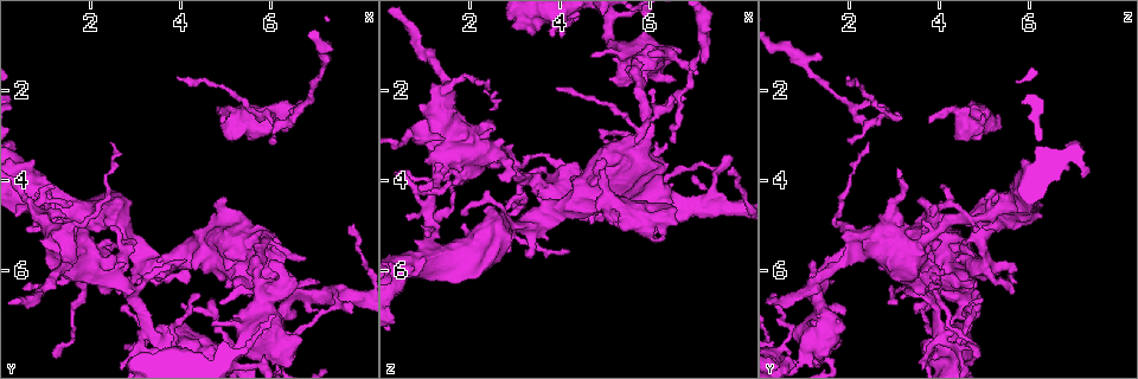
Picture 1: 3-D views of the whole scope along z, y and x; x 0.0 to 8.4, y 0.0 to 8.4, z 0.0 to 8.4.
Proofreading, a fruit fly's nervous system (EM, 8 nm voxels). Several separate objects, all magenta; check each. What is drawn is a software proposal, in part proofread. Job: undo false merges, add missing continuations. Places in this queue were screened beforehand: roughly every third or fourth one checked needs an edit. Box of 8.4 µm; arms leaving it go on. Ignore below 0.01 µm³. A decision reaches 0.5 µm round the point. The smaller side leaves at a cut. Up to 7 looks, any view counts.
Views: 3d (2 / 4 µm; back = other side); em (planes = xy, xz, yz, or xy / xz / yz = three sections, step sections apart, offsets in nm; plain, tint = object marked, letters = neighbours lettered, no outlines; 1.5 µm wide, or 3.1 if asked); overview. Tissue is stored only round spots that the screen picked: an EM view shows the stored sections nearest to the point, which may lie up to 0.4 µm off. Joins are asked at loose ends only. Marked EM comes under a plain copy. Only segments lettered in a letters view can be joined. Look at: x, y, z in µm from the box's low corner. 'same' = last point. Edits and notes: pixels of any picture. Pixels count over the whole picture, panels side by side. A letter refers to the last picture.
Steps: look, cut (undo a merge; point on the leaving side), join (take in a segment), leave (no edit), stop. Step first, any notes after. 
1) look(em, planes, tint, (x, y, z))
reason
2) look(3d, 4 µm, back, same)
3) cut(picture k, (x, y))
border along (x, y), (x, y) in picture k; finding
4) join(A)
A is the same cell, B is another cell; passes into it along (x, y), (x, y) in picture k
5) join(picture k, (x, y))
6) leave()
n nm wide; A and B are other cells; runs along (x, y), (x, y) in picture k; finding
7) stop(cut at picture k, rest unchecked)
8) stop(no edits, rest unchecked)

look(em, xz, step 8, tint, (0.60, 5.15, 4.75))
branch stops here

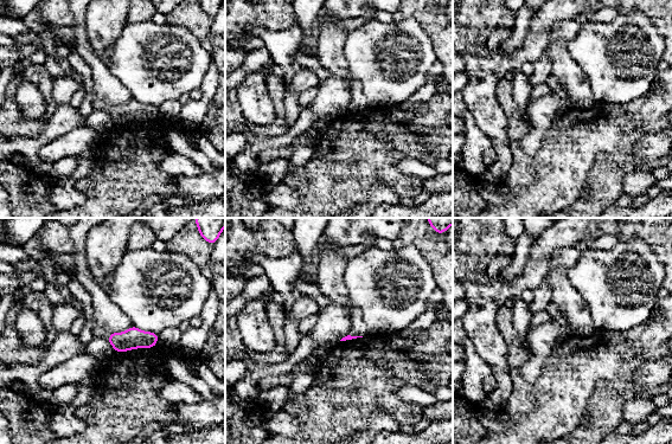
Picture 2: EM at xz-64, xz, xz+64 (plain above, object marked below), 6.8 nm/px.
look(em, planes, letters, same)
cut it another way

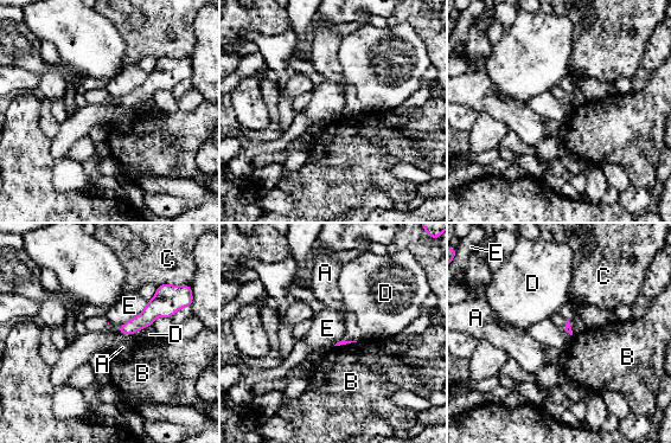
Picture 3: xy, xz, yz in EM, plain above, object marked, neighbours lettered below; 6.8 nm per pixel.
leave()
A, B, C, D and E are other cells; border along (147, 302), (117, 333) in picture 3; none of them fits

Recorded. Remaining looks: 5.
look(em, xz, step 4, letters, (6.10, 3.05, 2.00))
tapers out

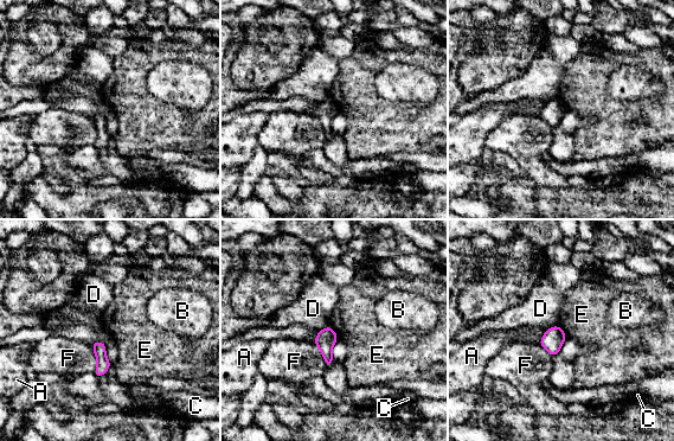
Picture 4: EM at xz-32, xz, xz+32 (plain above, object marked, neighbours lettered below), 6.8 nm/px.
leave()
80 nm wide; A, B, C, D, E and F are other cells; border along (557, 324), (566, 337) in picture 4; none of them fits

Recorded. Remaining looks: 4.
look(3d, 4 µm, (6.10, 2.85, 5.40))
an open end

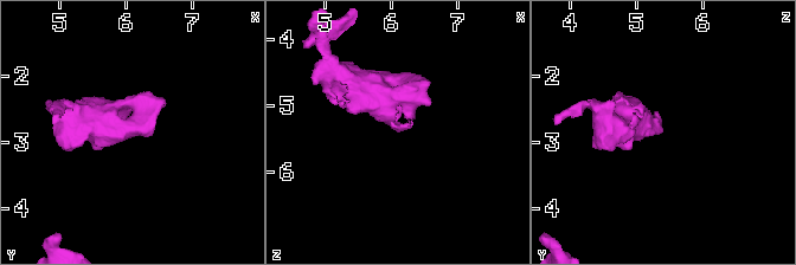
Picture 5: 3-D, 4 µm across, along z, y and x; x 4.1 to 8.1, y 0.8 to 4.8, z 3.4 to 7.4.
look(em, planes, tint, (6.10, 2.80, 5.40))
shape alone is not enough

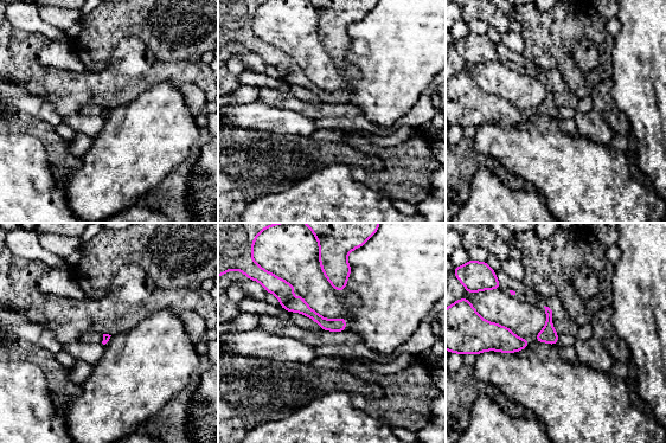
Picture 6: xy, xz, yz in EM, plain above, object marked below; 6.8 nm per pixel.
look(em, planes, letters, same)

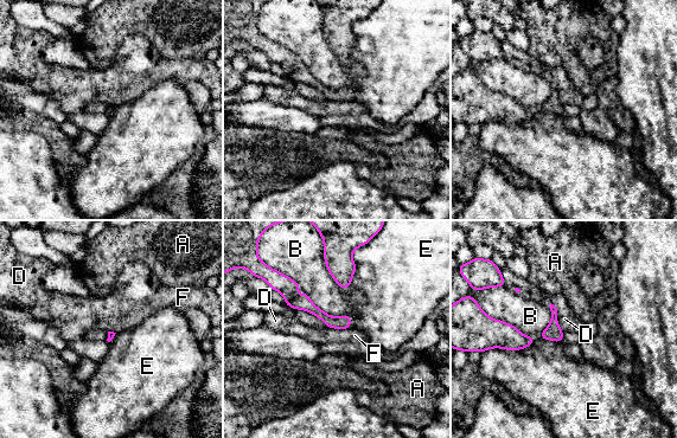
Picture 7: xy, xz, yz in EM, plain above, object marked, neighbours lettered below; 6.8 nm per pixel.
leave()
A, B, D, E and F are other cells; none of them fits

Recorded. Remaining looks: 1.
stop(no edits, rest unchecked)

